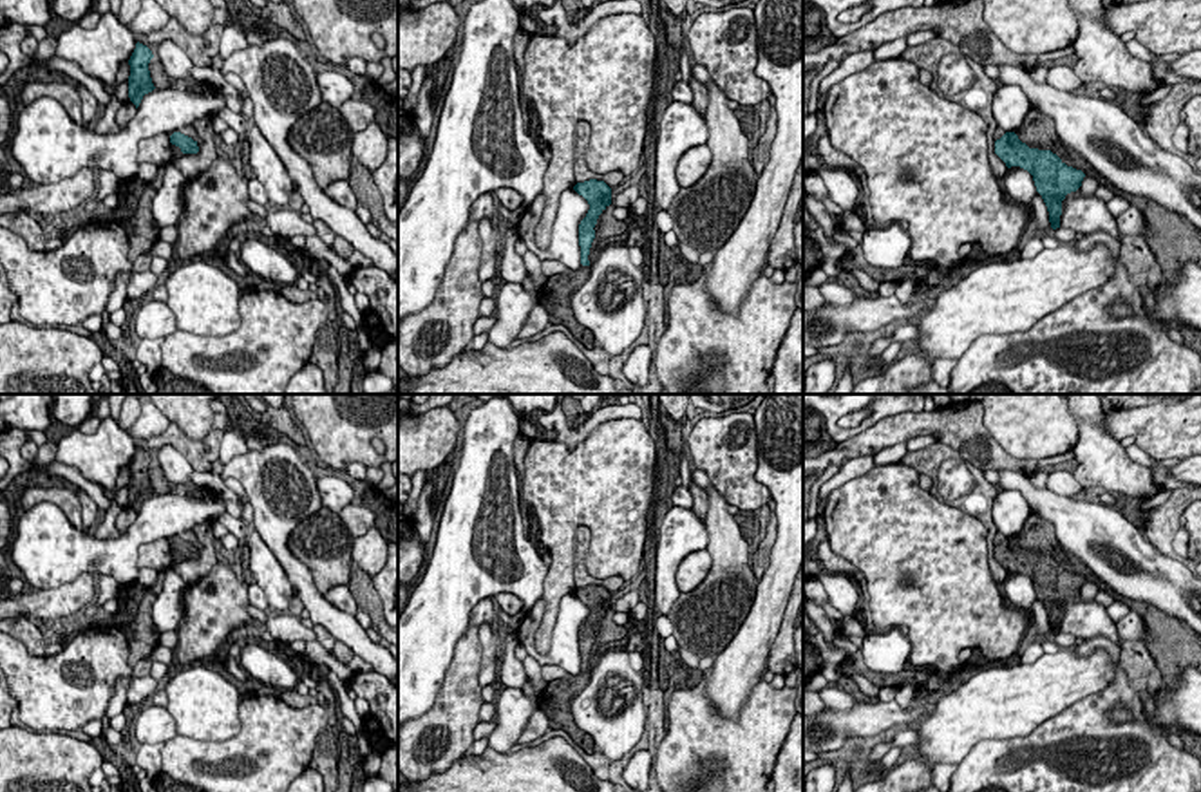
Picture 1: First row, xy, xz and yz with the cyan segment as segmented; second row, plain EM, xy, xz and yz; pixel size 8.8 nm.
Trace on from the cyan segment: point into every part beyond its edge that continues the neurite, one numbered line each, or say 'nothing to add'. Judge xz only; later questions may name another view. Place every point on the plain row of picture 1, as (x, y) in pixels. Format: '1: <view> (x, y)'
nothing to add

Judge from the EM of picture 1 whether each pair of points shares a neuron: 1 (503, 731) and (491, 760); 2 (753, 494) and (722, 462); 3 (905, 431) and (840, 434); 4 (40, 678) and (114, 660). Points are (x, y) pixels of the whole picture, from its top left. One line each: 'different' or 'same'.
1: different
2: same
3: different
4: same

